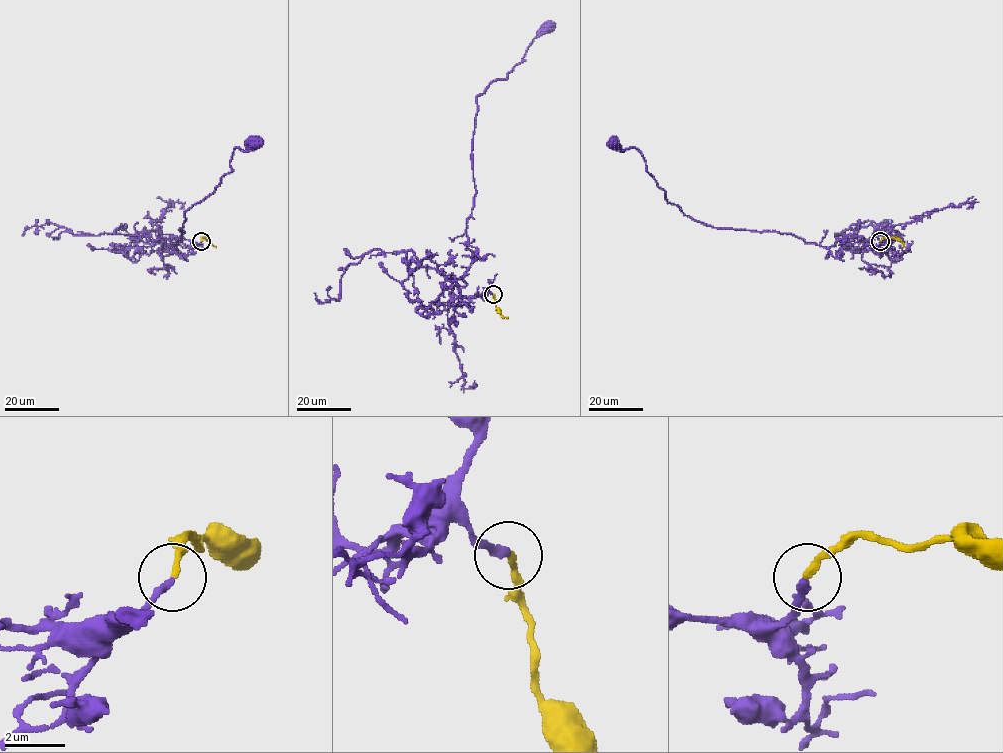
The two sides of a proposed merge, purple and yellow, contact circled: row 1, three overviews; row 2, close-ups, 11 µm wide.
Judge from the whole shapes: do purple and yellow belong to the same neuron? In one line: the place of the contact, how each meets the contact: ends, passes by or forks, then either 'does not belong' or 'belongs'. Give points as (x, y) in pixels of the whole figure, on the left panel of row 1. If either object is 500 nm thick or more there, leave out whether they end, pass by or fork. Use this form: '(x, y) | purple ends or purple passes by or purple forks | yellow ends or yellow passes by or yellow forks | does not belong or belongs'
(201, 241) | purple ends | yellow ends | belongs

